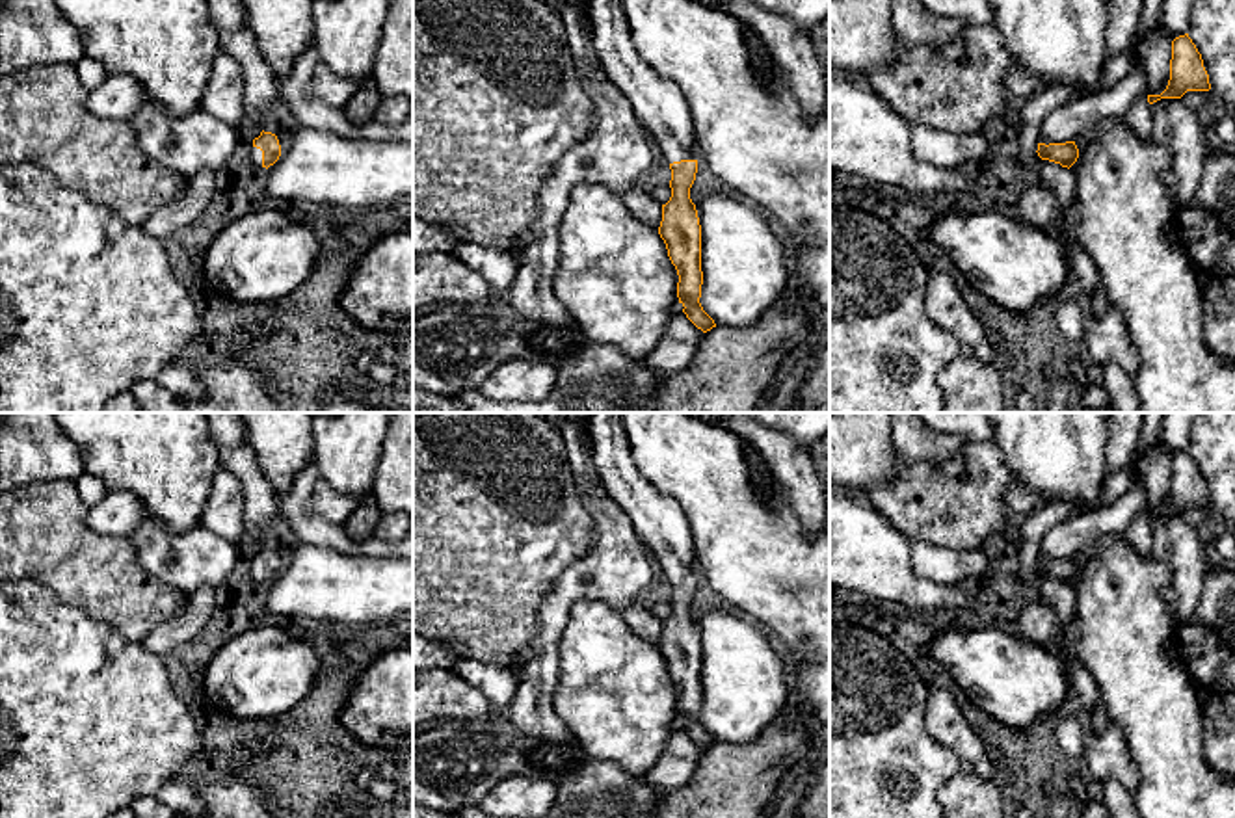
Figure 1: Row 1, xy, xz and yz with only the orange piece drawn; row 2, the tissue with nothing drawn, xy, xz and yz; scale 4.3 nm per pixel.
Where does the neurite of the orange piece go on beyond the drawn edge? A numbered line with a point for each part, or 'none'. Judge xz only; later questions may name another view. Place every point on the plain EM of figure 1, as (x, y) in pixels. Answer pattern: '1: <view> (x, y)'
1: xz (659, 521)

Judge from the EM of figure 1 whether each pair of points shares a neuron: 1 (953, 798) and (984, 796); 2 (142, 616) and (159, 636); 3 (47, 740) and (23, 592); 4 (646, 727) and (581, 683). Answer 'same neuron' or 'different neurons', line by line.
1: same neuron
2: different neurons
3: same neuron
4: same neuron

